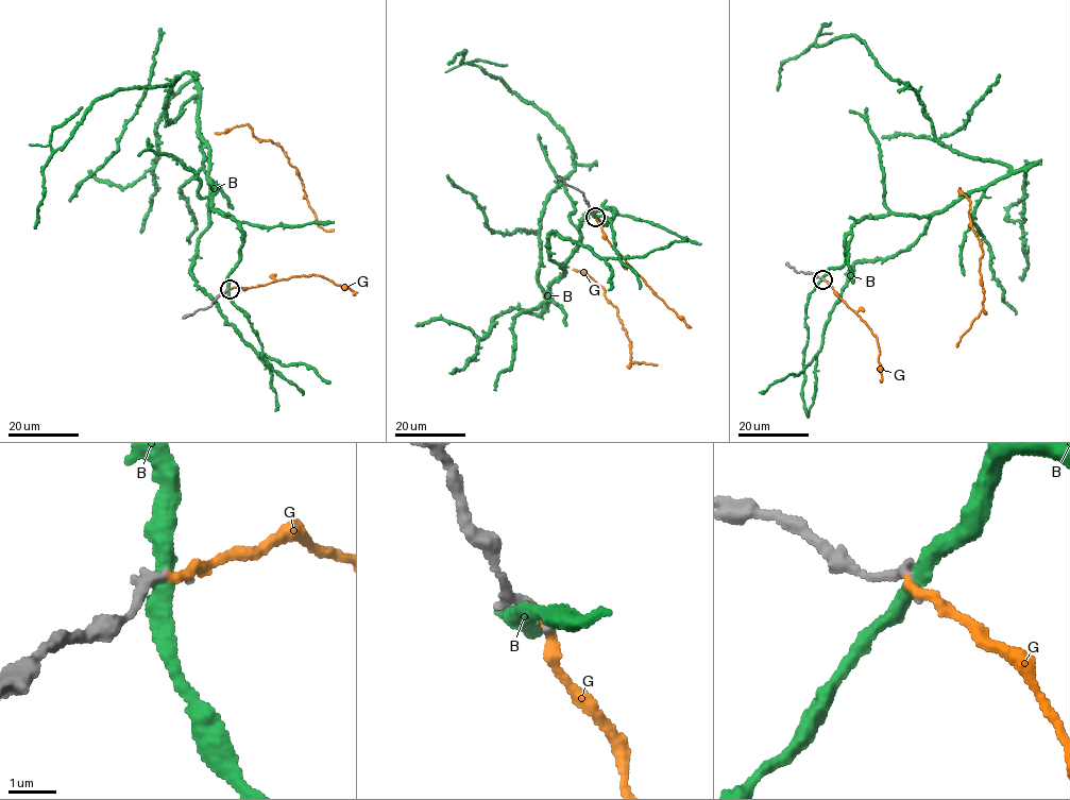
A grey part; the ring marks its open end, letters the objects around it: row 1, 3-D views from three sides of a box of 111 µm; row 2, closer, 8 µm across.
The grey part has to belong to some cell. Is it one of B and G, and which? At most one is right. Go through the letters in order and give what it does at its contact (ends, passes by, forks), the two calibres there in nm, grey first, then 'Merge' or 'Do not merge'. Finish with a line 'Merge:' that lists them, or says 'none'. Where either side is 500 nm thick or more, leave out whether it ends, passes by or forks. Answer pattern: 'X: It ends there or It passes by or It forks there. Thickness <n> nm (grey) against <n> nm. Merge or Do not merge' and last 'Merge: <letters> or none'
B: It passes by. Thickness 240 nm (grey) against 360 nm. Do not merge
G: It ends there. Thickness 220 nm (grey) against 190 nm. Merge
Merge: G

